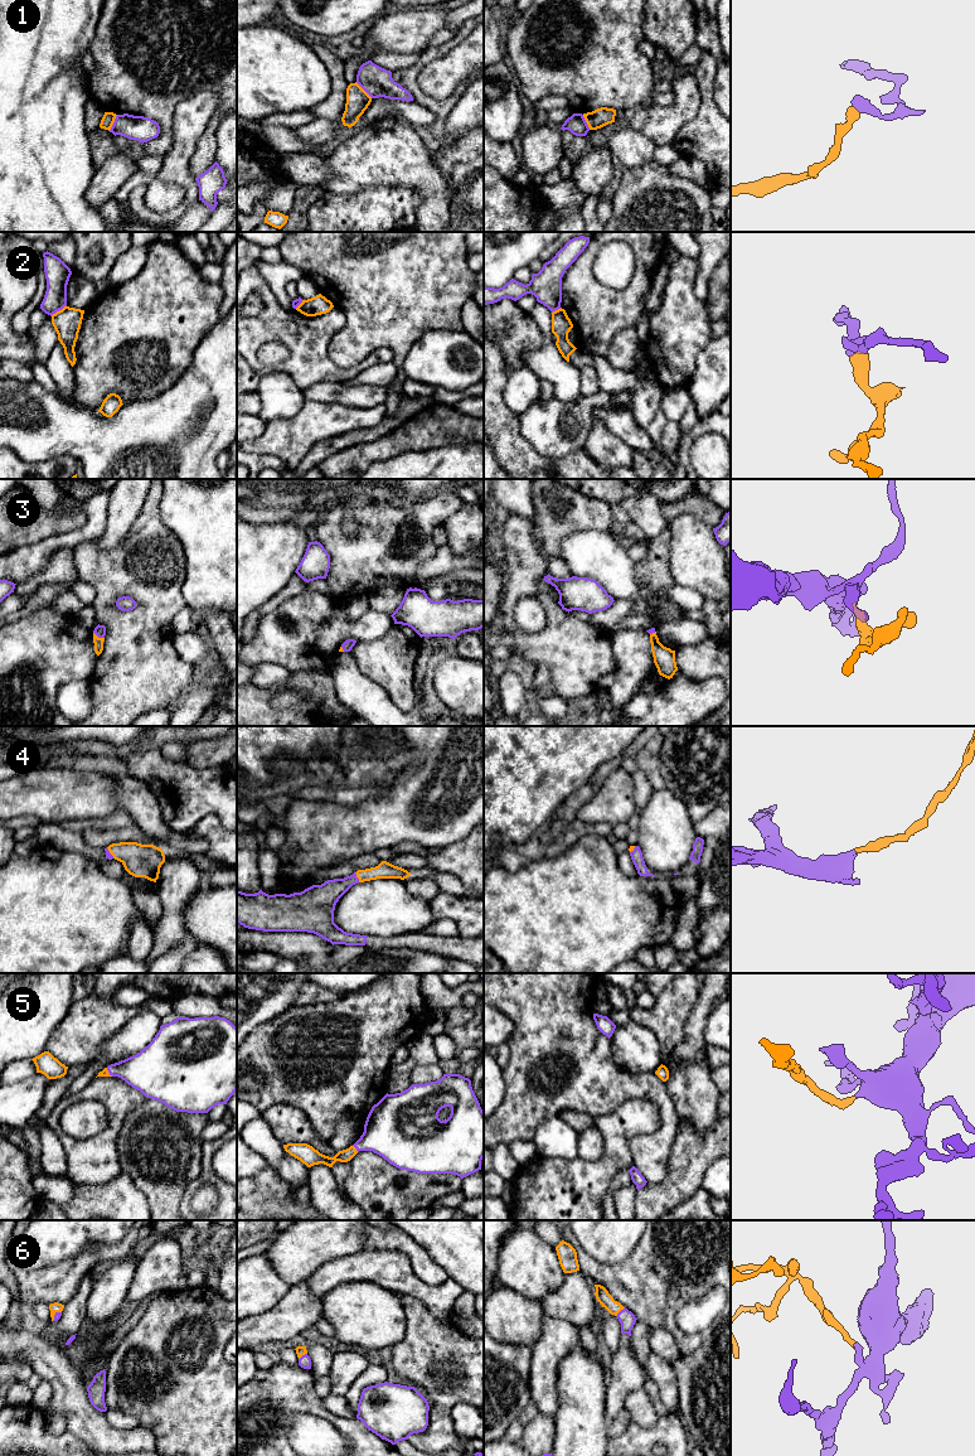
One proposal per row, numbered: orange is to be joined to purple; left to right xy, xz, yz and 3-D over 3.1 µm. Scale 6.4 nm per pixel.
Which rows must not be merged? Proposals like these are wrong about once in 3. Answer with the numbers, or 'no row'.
1, 2

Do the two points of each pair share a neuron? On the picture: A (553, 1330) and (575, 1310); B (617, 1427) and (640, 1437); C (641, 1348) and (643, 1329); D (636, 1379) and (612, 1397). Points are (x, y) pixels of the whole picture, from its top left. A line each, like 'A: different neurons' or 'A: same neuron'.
A: different neurons
B: different neurons
C: same neuron
D: same neuron

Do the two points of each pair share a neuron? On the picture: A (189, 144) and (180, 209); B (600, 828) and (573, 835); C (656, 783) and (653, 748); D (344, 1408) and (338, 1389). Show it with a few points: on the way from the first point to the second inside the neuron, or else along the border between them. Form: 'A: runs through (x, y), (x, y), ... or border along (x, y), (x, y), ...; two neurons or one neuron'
A: runs through (183, 160), (183, 177), (189, 183), (189, 193); one neuron
B: runs through (593, 828), (580, 828); one neuron
C: runs through (653, 774), (653, 756); one neuron
D: border along (331, 1393), (344, 1396); two neurons

